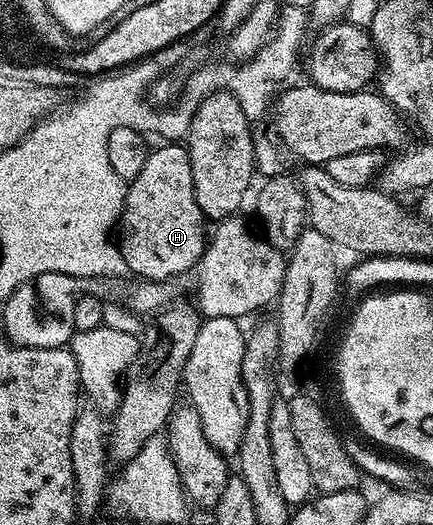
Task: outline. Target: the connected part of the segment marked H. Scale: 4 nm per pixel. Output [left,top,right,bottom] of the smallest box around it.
[121,143,205,281]

